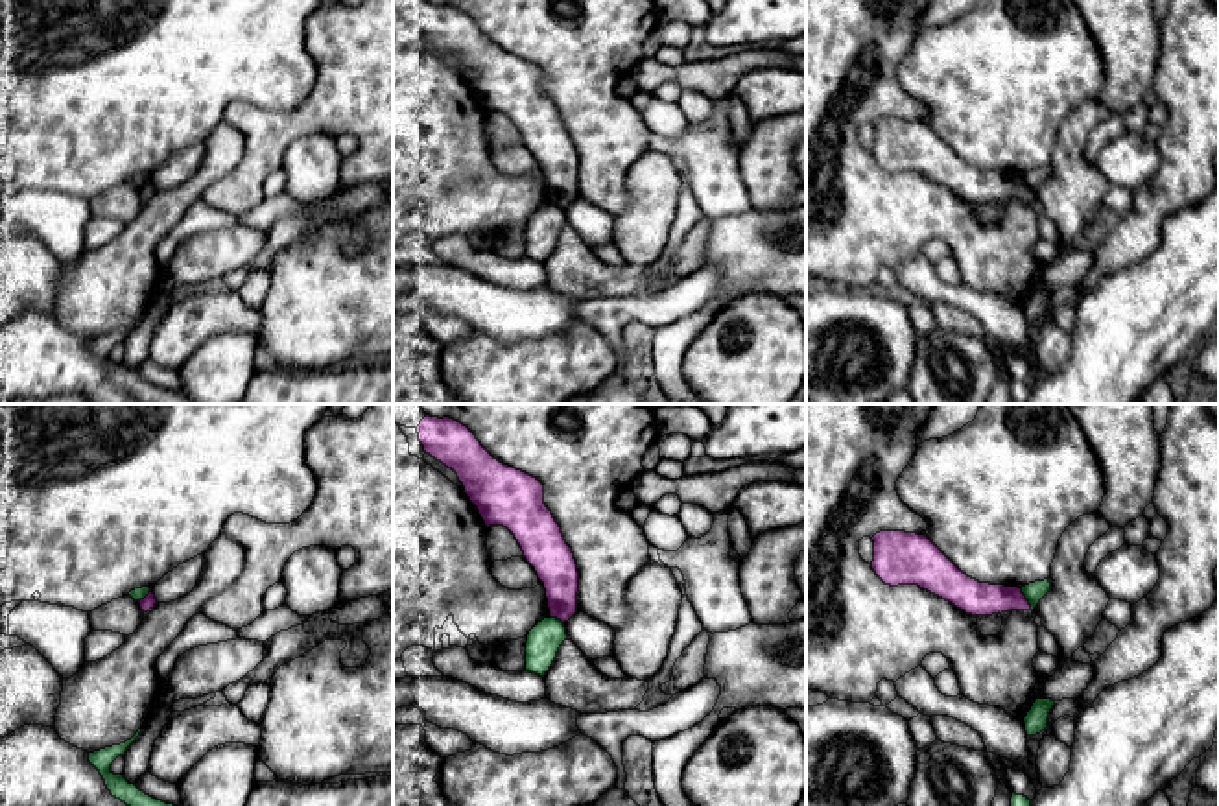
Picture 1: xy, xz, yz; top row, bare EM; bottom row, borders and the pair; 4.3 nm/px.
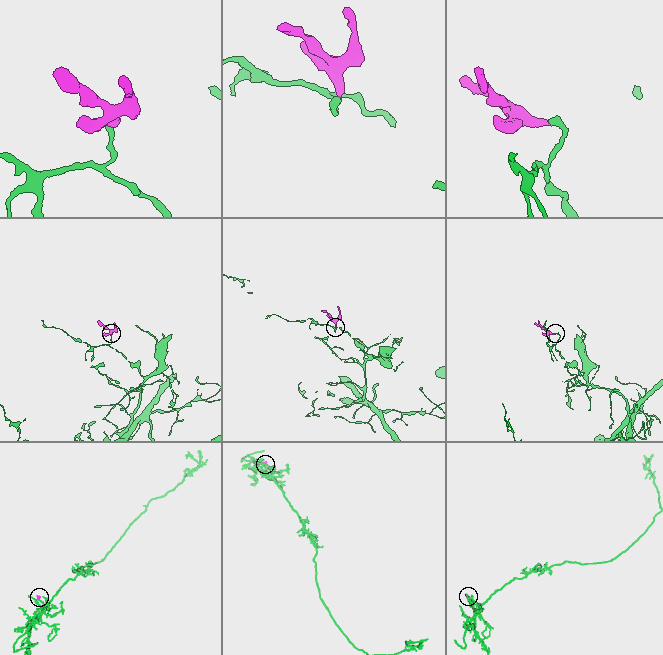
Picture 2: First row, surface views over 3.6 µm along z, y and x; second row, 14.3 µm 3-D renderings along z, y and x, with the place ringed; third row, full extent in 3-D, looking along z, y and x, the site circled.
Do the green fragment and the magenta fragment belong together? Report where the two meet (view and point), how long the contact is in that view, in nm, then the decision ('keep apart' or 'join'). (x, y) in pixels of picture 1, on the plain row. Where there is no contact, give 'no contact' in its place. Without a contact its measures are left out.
yz (1026, 185) | 110 nm | keep apart

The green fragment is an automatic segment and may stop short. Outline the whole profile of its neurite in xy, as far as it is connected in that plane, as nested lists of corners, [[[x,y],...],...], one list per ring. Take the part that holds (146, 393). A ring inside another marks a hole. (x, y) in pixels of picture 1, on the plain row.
[[[138,315],[138,319],[125,330],[89,339],[89,349],[100,358],[111,382],[131,393],[140,404],[195,404],[183,395],[146,382],[135,371],[129,371],[124,362],[114,362],[111,358],[111,350],[125,341],[127,334],[140,323],[140,319],[142,315]]]

